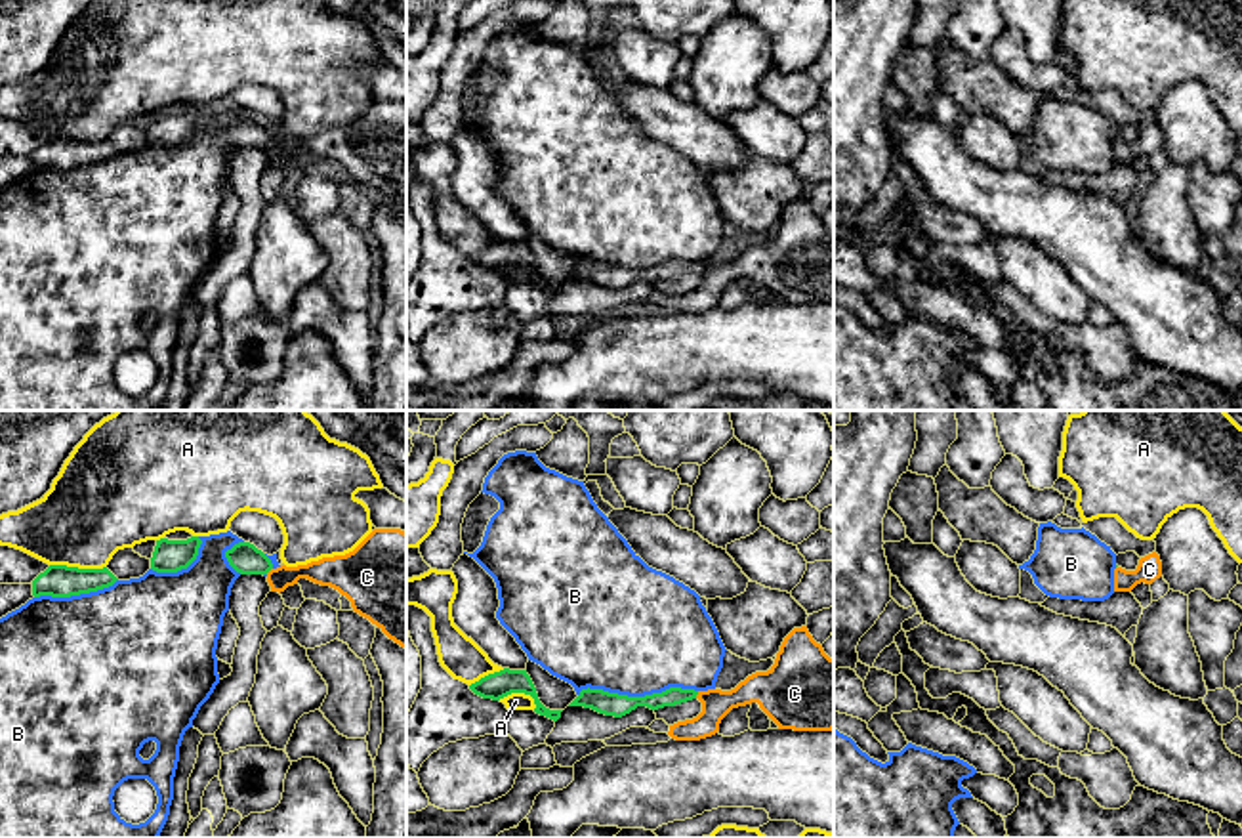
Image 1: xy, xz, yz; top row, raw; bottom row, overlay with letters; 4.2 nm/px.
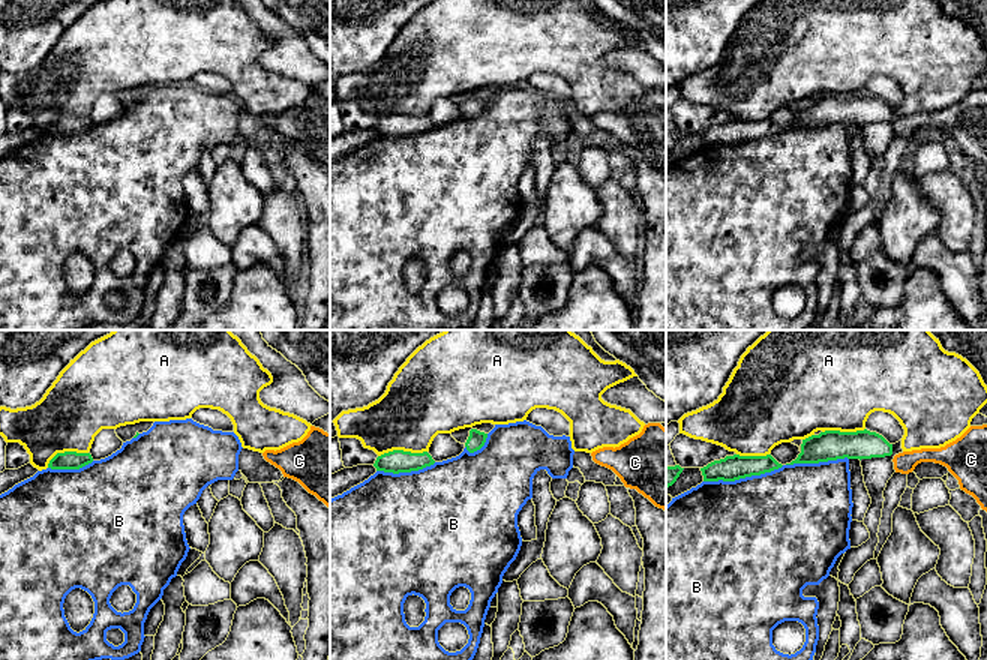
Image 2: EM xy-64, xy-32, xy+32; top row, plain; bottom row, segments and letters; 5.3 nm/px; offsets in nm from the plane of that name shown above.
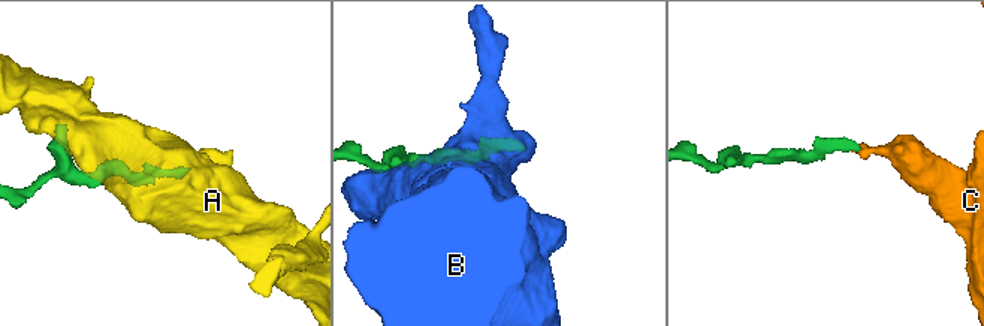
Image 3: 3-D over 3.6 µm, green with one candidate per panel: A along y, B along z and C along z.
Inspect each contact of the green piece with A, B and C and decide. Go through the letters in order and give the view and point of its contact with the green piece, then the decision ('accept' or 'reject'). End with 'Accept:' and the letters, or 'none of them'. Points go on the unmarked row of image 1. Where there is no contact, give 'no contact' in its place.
A: contact xy (77, 140); reject
B: contact xz (636, 270); reject
C: contact xz (697, 266); accept
Accept: C

